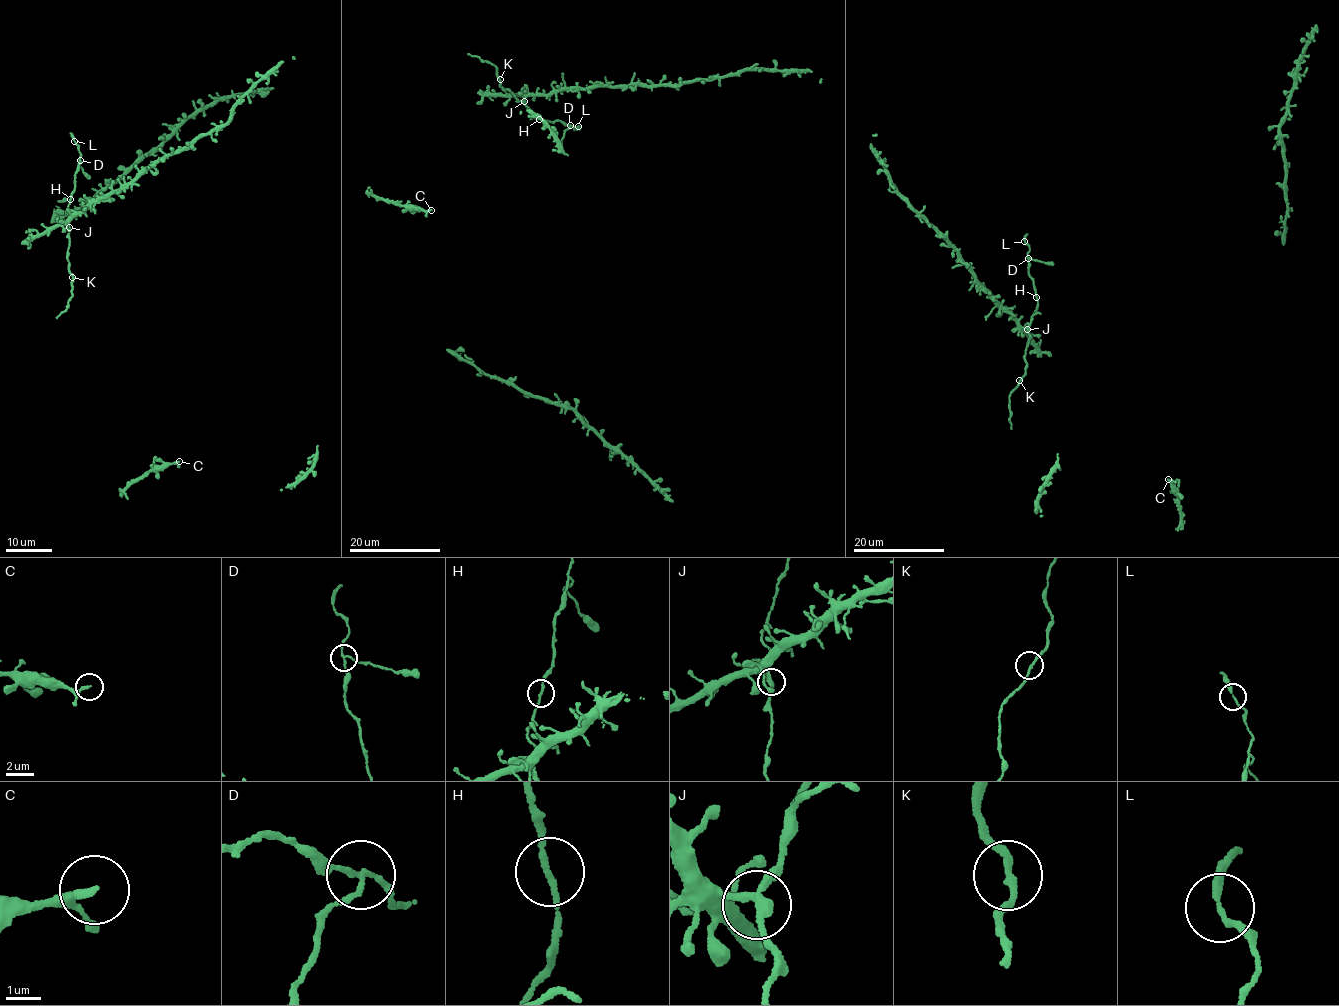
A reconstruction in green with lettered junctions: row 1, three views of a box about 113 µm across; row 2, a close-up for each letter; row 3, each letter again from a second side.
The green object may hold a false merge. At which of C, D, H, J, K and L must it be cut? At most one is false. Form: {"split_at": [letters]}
{"split_at": ["D"]}

